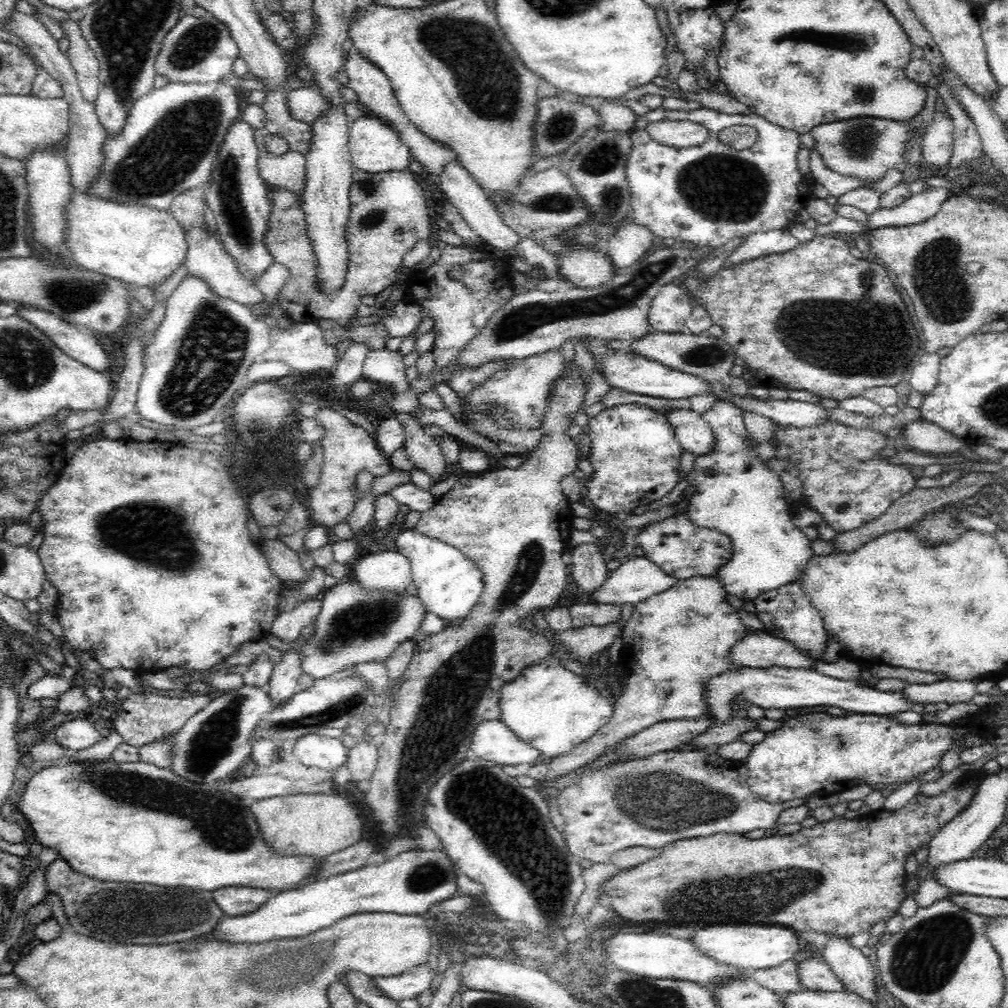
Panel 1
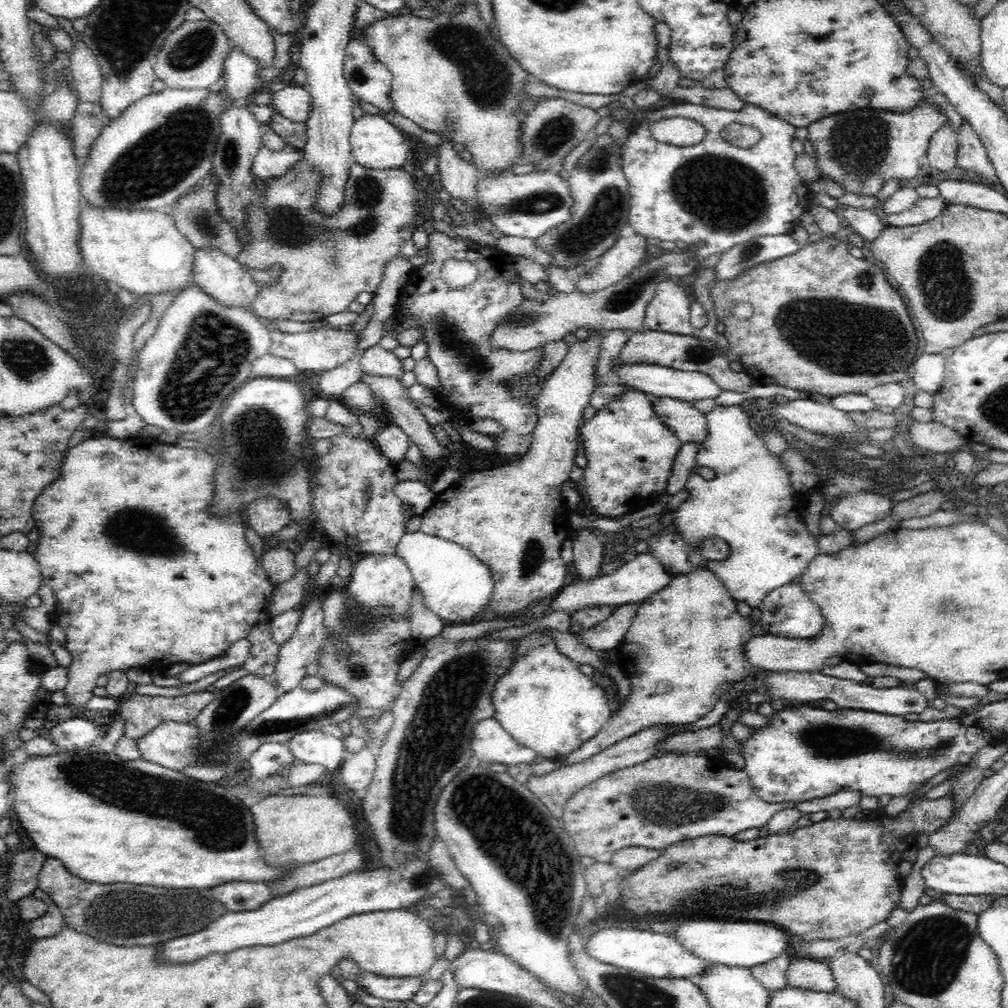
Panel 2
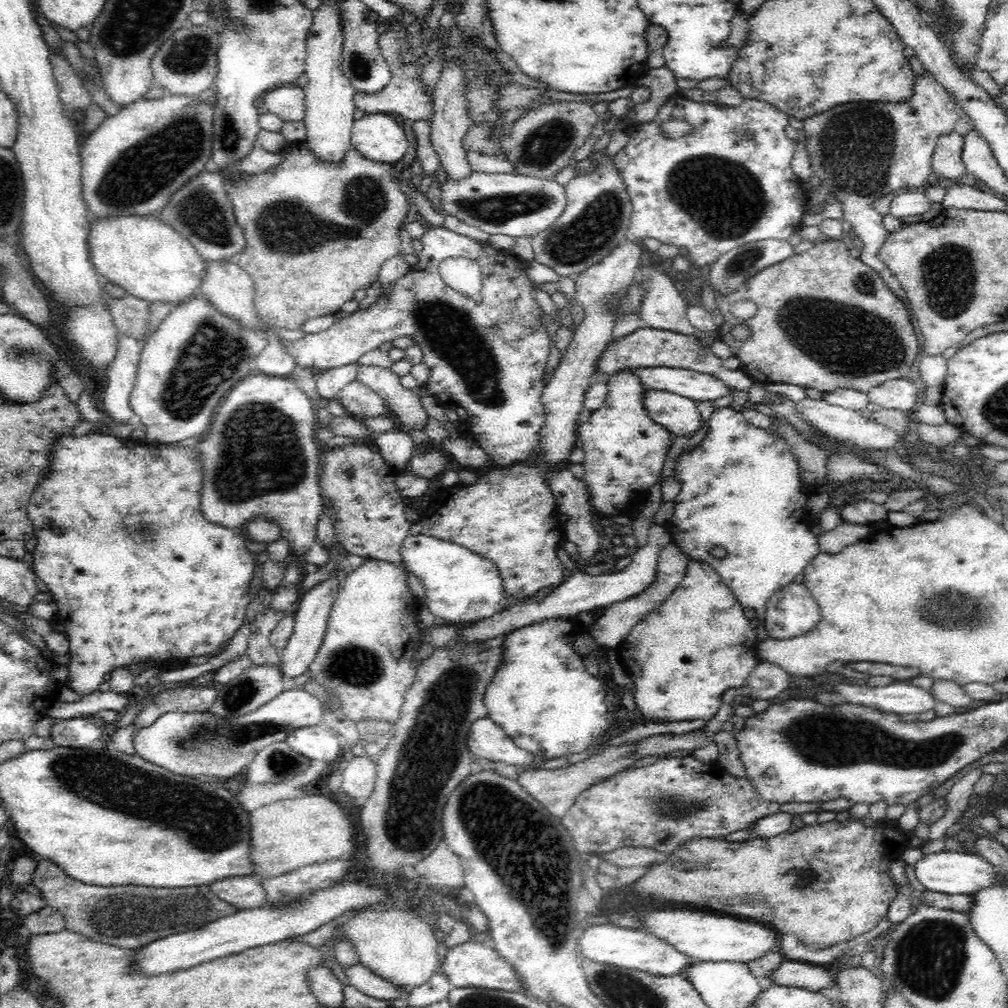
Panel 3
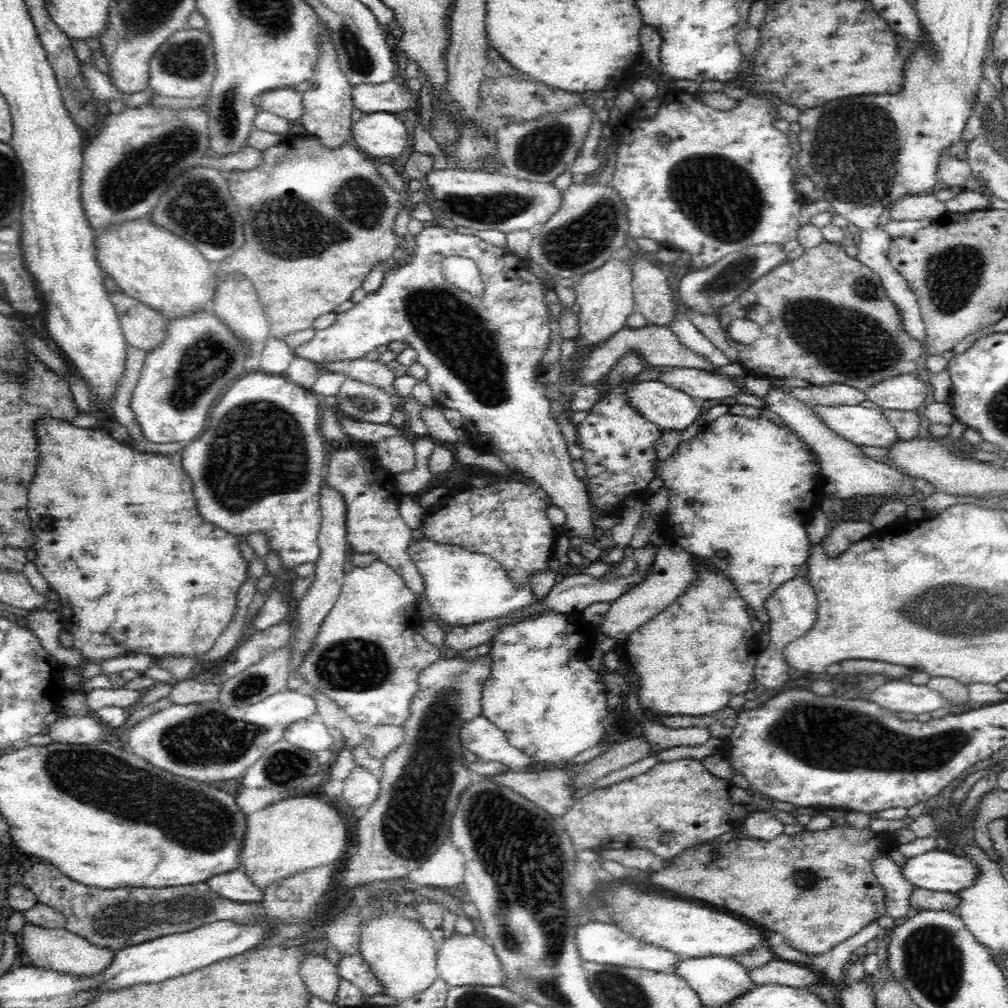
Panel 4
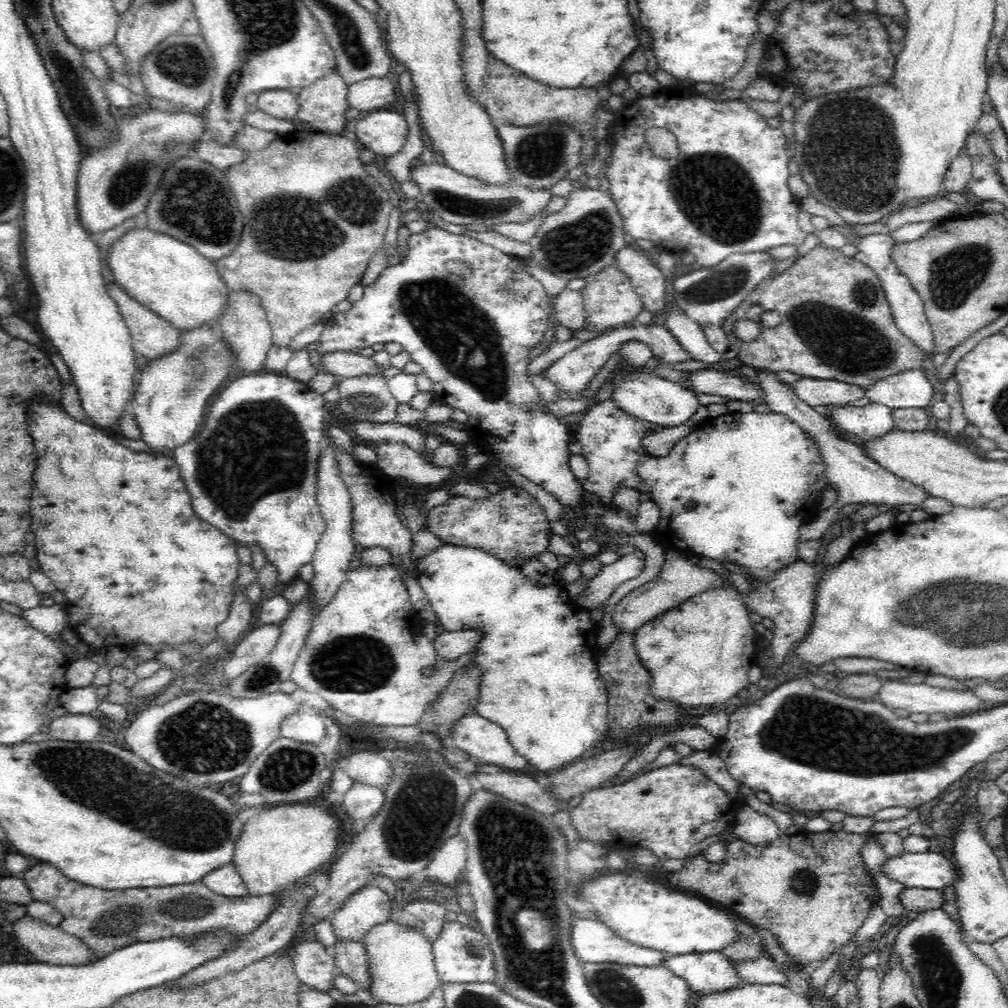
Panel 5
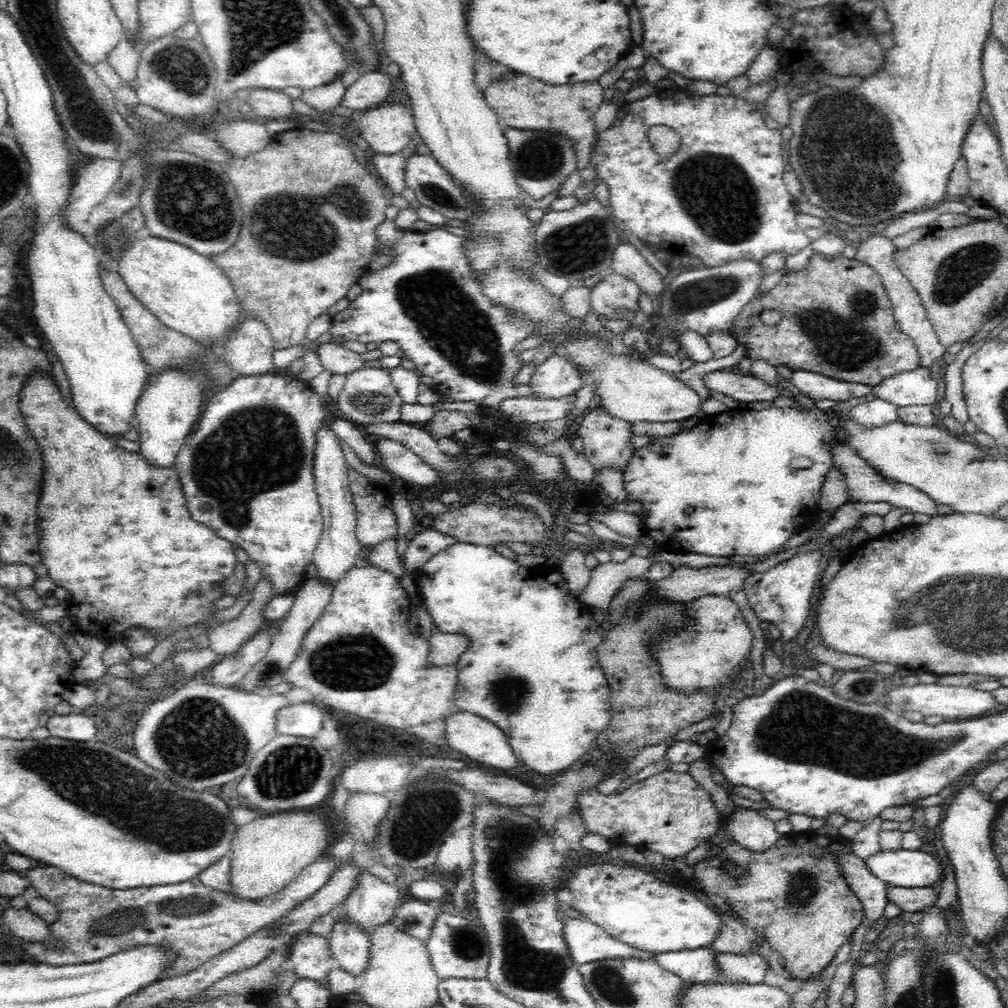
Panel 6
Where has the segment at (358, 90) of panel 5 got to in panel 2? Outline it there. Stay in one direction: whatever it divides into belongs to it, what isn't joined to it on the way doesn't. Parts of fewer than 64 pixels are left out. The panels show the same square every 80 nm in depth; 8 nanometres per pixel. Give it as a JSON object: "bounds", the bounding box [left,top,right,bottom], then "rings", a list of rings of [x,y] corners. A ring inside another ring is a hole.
{"bounds":[365,2,526,176],"rings":[[[467,2],[464,12],[455,18],[448,13],[440,13],[432,20],[416,17],[410,12],[390,14],[365,27],[365,35],[373,55],[390,69],[392,79],[388,97],[394,111],[428,132],[442,130],[446,120],[451,120],[454,142],[467,144],[465,149],[472,155],[480,174],[496,176],[506,173],[506,166],[510,166],[520,154],[518,136],[524,114],[518,116],[514,110],[518,110],[520,102],[526,97],[526,72],[514,58],[510,58],[506,48],[500,44],[498,34],[482,23],[480,12],[473,2]]]}

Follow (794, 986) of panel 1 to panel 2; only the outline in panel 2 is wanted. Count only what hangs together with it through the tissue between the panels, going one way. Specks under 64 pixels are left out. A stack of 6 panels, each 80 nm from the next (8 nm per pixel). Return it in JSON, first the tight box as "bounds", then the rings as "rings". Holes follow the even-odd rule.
{"bounds":[750,950,797,991],"rings":[[[786,950],[780,952],[778,956],[770,959],[770,962],[758,964],[750,968],[754,978],[764,985],[769,991],[776,991],[786,987],[786,968],[790,960],[797,958],[794,951]]]}

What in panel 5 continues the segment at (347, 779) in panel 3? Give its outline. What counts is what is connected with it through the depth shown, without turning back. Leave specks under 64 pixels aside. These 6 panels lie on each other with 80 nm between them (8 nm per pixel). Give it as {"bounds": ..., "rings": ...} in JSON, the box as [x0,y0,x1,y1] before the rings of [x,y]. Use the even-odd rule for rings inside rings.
{"bounds":[342,784,386,822],"rings":[[[353,784],[343,797],[342,803],[348,817],[353,821],[370,822],[376,816],[386,800],[385,792],[364,784]]]}

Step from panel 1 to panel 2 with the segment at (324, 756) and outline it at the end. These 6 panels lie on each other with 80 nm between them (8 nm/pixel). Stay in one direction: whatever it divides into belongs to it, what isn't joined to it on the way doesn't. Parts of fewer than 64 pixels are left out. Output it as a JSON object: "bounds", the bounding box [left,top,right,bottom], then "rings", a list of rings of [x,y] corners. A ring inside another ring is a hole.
{"bounds":[286,729,347,773],"rings":[[[321,729],[300,732],[292,736],[286,745],[299,762],[318,763],[334,773],[340,769],[347,755],[344,742]]]}

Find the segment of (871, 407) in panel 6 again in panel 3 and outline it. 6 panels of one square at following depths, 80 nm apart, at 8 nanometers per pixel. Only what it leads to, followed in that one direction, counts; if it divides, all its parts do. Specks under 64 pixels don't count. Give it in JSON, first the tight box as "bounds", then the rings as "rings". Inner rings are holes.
{"bounds":[796,398,899,449],"rings":[[[804,398],[796,403],[798,413],[804,415],[804,419],[814,425],[820,433],[824,433],[840,442],[852,442],[861,449],[886,449],[899,448],[899,436],[892,429],[872,419],[872,414],[865,410],[850,410],[842,406],[832,406],[822,399]]]}

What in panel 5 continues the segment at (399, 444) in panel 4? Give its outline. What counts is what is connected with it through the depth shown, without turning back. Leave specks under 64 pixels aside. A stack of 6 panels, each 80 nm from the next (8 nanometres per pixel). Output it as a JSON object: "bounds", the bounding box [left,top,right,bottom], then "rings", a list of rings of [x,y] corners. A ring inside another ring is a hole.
{"bounds":[375,441,455,485],"rings":[[[382,441],[376,444],[375,451],[378,457],[377,468],[390,480],[402,477],[414,485],[436,485],[442,484],[446,478],[455,474],[452,466],[436,466],[431,462],[426,462],[420,454],[404,443]]]}

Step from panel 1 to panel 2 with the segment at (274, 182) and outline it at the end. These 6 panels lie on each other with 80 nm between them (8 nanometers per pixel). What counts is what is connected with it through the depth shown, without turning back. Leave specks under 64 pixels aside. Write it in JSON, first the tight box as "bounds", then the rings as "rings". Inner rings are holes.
{"bounds":[250,144,304,180],"rings":[[[261,144],[256,156],[250,162],[250,173],[256,180],[284,176],[302,156],[304,156],[303,149],[295,149],[288,144],[279,151],[268,149]]]}

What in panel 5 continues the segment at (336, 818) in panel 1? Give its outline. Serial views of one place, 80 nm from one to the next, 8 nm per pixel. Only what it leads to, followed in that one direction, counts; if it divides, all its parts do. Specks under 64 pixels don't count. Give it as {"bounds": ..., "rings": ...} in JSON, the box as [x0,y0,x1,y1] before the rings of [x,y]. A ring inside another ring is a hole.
{"bounds":[231,804,341,896],"rings":[[[288,804],[288,806],[278,806],[268,808],[266,811],[258,813],[244,824],[242,833],[234,842],[234,852],[231,864],[236,867],[236,874],[240,875],[242,883],[248,889],[247,896],[264,896],[279,893],[282,888],[290,883],[298,881],[302,876],[310,874],[314,868],[319,868],[320,864],[335,860],[337,849],[341,842],[338,842],[338,822],[325,809],[324,805],[314,806],[314,804]]]}

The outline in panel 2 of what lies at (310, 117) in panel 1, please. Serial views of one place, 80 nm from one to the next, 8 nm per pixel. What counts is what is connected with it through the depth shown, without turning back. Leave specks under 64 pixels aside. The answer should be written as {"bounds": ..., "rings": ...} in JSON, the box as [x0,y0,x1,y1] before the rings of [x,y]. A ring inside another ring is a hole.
{"bounds":[270,83,310,123],"rings":[[[291,83],[290,86],[282,90],[270,93],[273,112],[280,114],[295,123],[304,123],[310,114],[310,99],[308,91],[302,86]]]}

